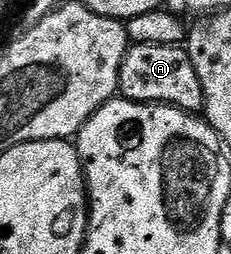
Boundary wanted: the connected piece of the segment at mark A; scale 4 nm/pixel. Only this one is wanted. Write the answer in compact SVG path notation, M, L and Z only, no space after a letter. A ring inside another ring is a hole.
M129 44L128 54L122 59L118 93L126 101L172 105L187 113L199 114L204 107L204 92L198 79L198 71L194 71L194 63L187 48L179 45Z

